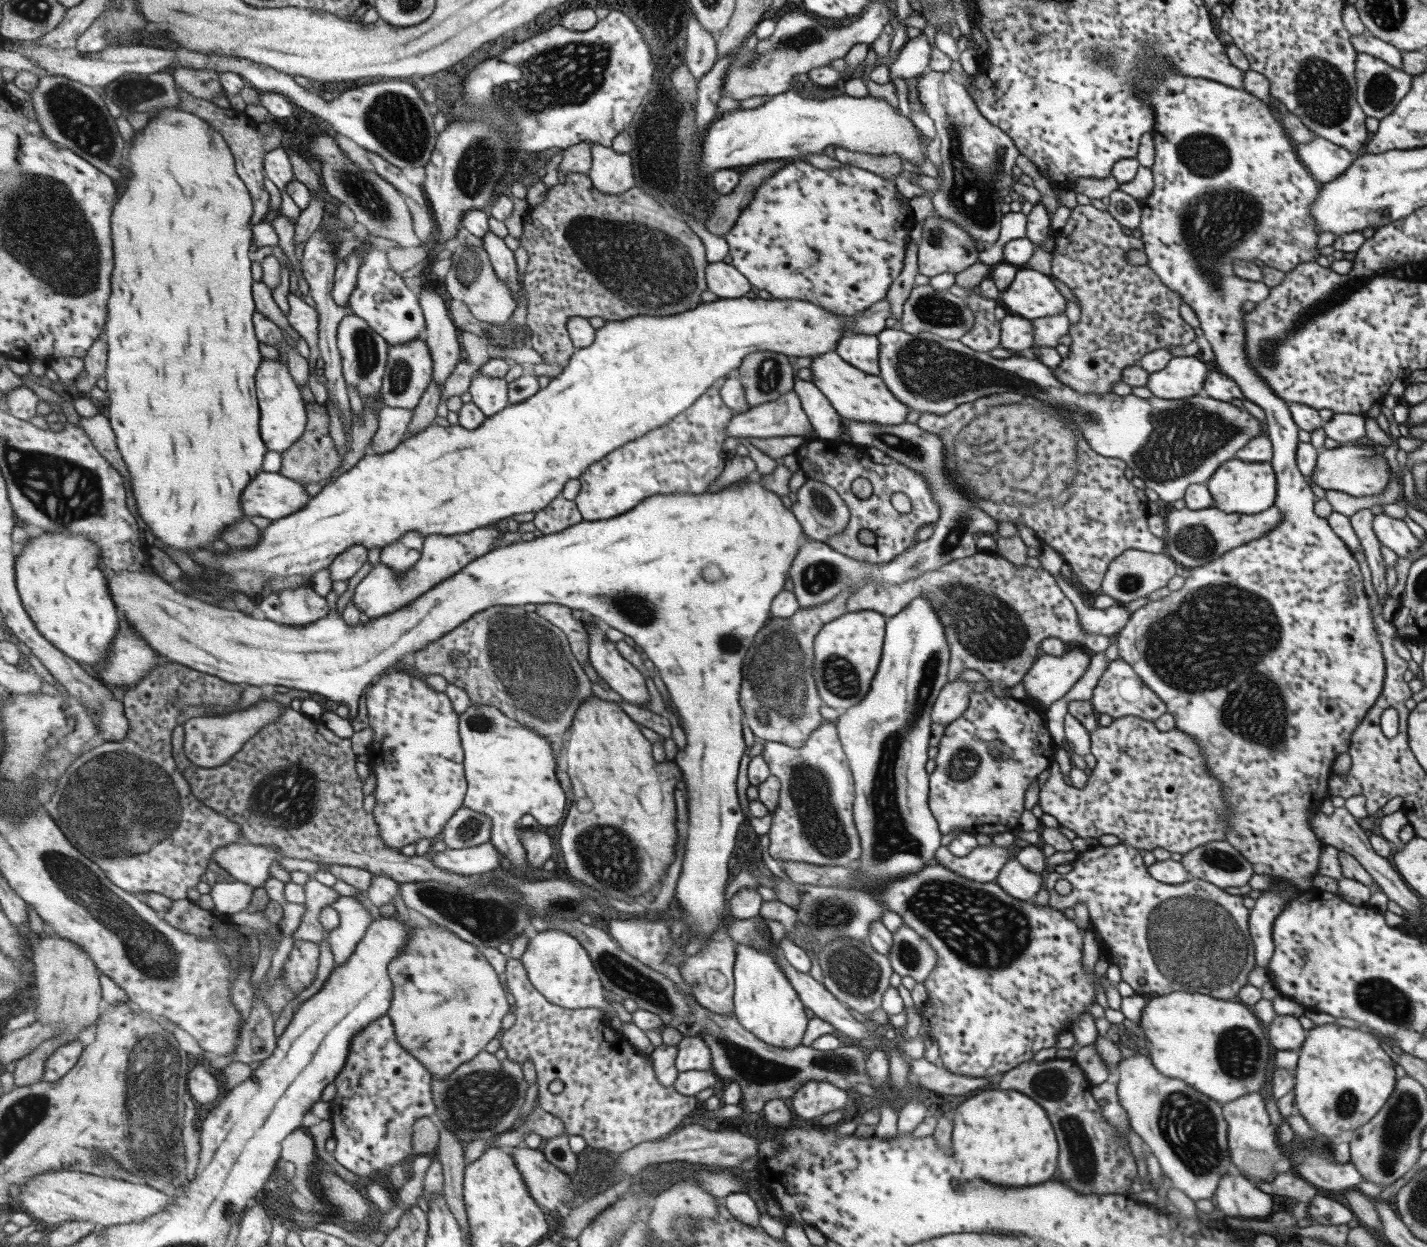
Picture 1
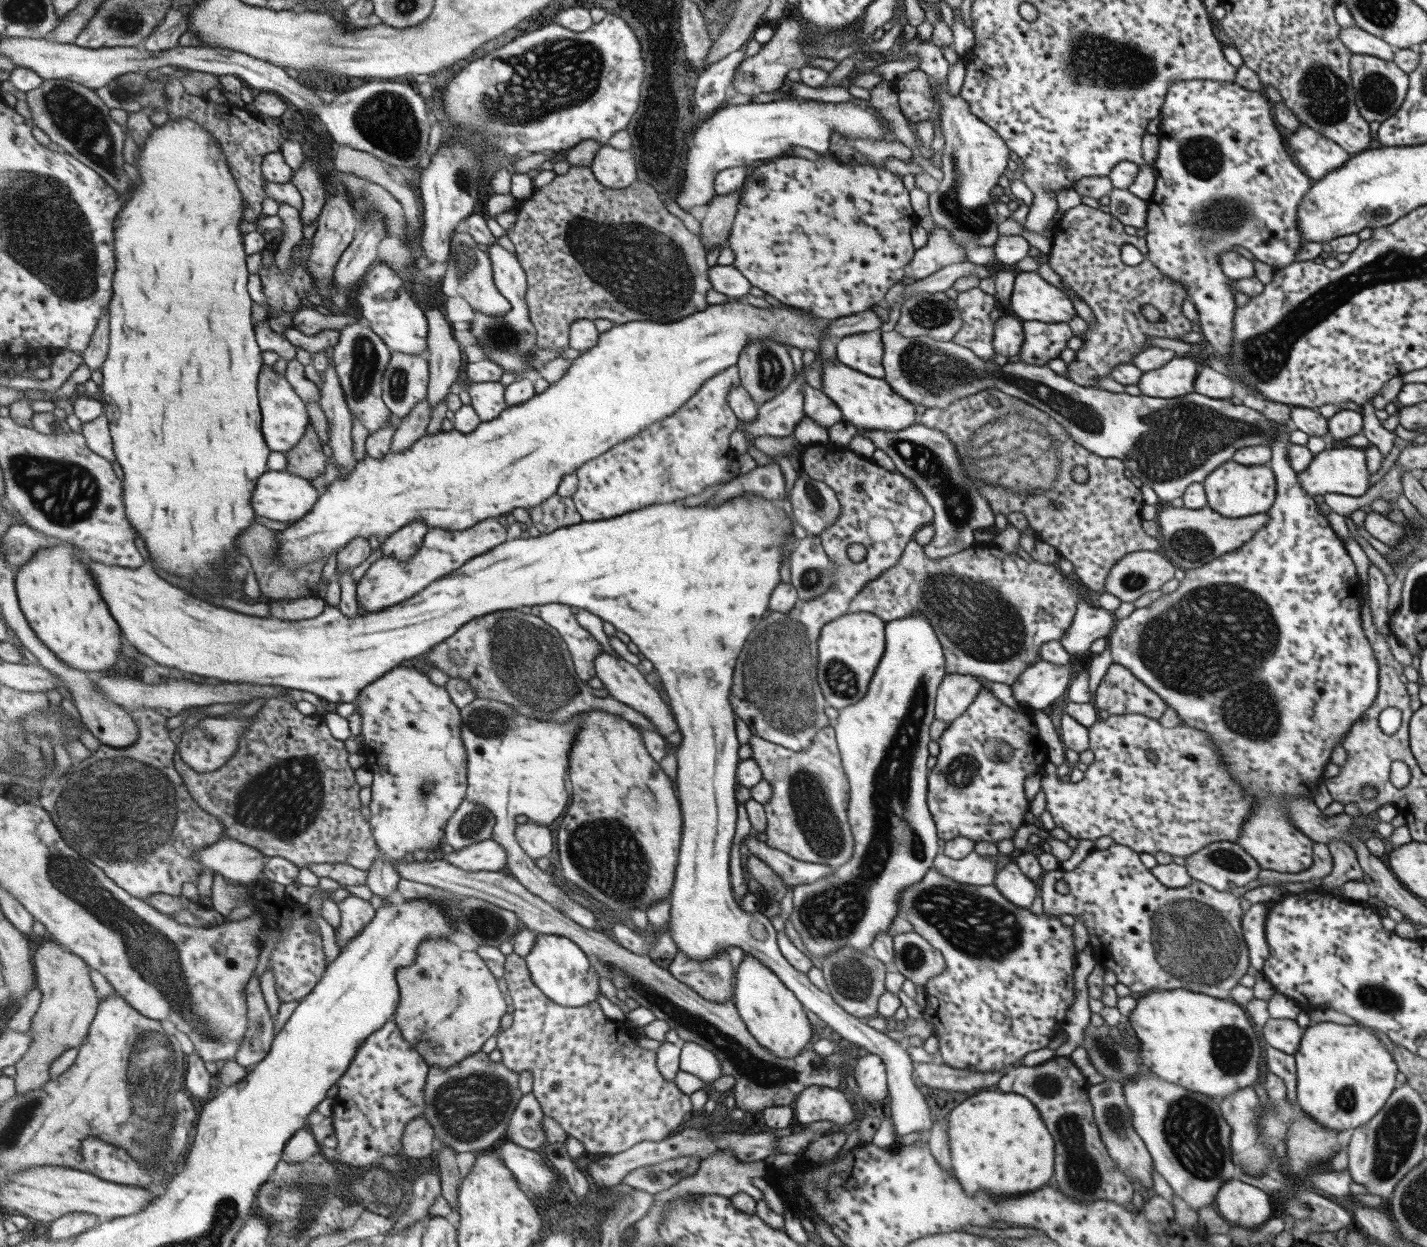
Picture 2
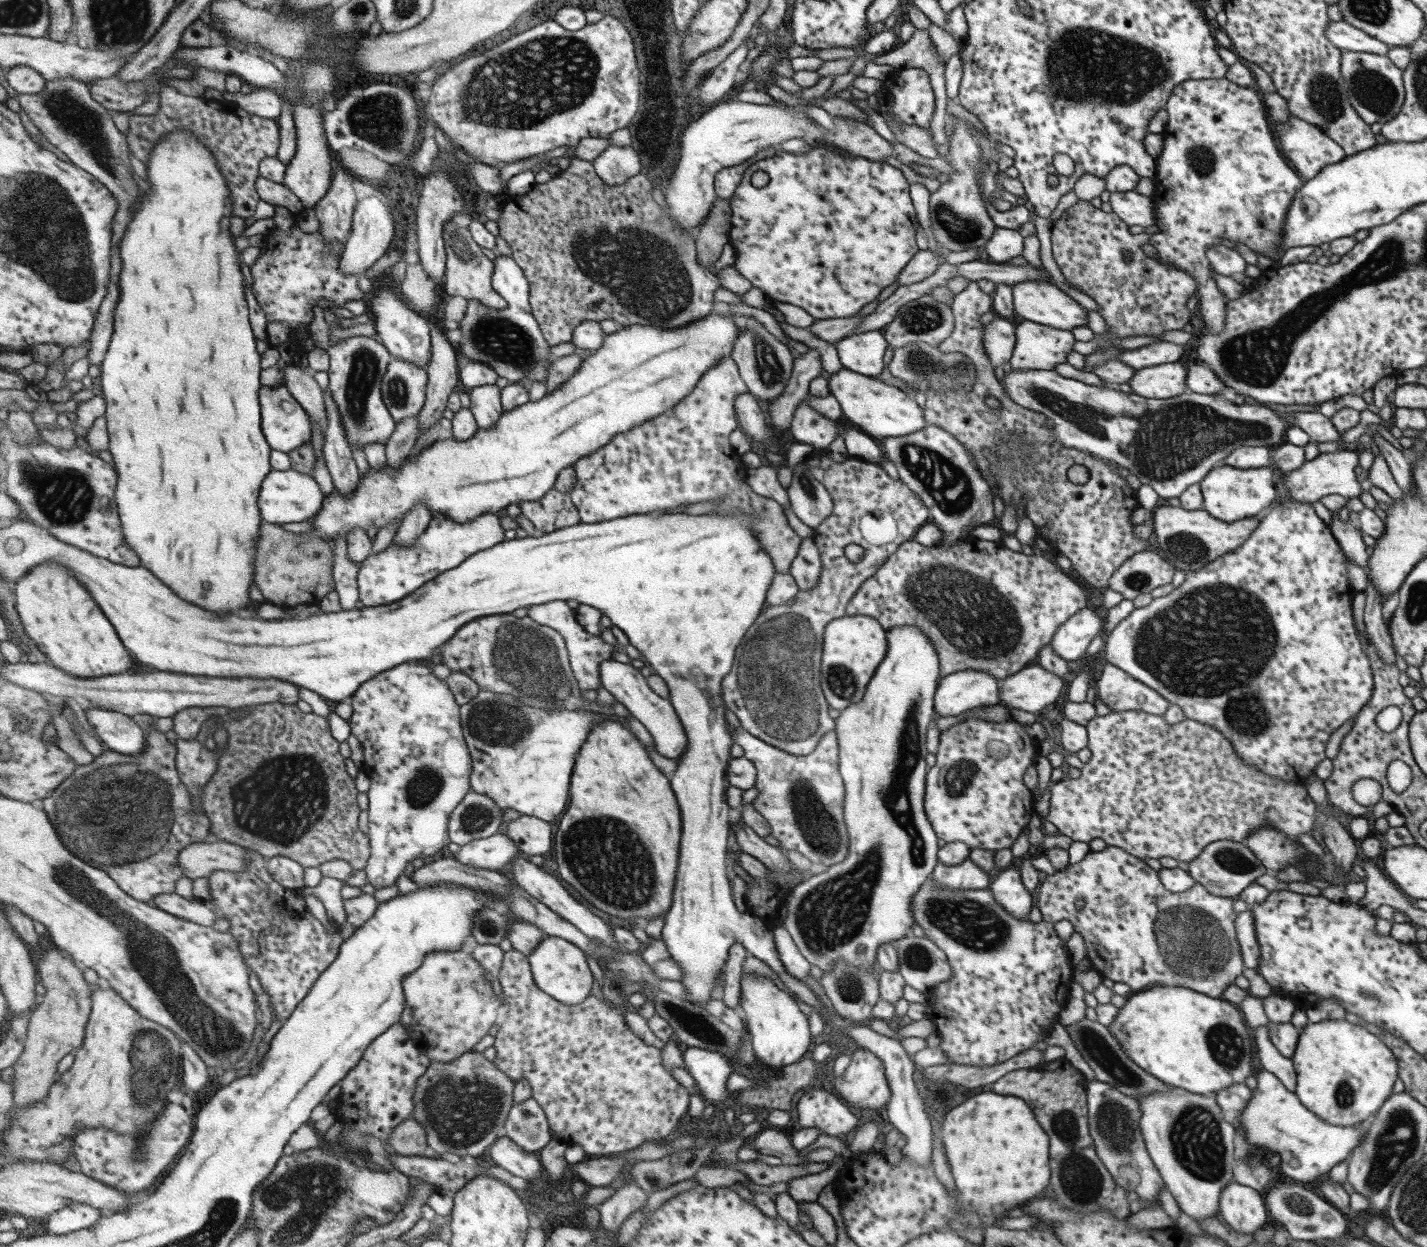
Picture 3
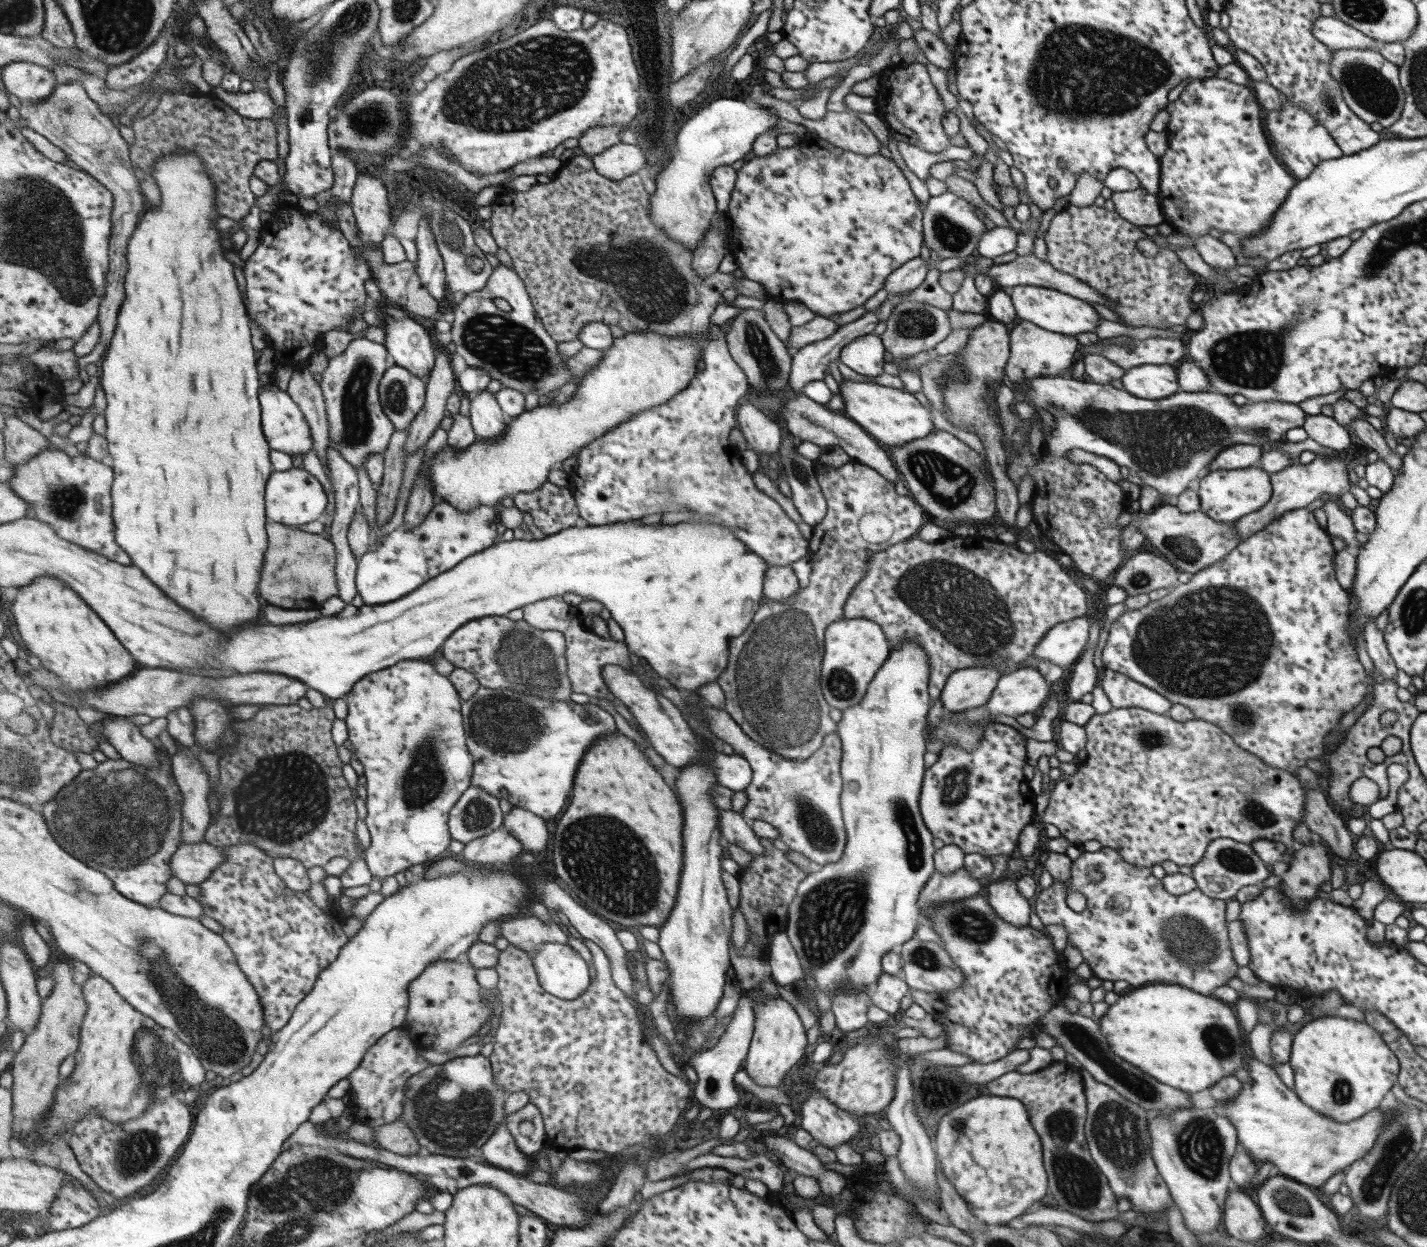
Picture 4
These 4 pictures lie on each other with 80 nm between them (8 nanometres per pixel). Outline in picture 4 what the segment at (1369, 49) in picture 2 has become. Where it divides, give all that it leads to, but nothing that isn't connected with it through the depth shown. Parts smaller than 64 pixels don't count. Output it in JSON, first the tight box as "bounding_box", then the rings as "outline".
{"bounding_box":[1312,15,1375,51],"outline":[[[1320,15],[1312,24],[1312,32],[1315,39],[1331,51],[1342,49],[1373,49],[1375,41],[1358,30],[1351,28],[1345,22],[1335,18]]]}

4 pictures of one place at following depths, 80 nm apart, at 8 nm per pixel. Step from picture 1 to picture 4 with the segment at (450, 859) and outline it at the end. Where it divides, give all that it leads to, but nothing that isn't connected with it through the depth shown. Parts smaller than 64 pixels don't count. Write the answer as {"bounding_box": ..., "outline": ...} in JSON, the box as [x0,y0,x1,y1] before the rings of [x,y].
{"bounding_box":[459,828,523,866],"outline":[[[504,828],[472,840],[464,846],[459,856],[469,864],[490,866],[512,862],[523,849],[522,842]]]}

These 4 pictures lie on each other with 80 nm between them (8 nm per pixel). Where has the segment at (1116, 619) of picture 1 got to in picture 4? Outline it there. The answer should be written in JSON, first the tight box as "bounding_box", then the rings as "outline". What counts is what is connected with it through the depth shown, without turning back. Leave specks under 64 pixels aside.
{"bounding_box":[1029,615,1090,667],"outline":[[[1085,615],[1054,624],[1031,653],[1029,664],[1043,660],[1055,666],[1068,667],[1079,659],[1087,644],[1090,619]]]}

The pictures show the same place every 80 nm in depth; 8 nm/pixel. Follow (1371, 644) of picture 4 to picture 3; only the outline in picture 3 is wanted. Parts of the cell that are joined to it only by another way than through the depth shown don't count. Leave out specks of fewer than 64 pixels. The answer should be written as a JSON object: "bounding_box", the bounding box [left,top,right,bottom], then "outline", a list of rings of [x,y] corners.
{"bounding_box":[1363,584,1395,666],"outline":[[[1367,584],[1363,593],[1366,595],[1363,622],[1373,648],[1375,648],[1375,654],[1385,662],[1385,666],[1395,664],[1388,626],[1383,622],[1383,616],[1381,615],[1382,599],[1379,598],[1373,584]]]}

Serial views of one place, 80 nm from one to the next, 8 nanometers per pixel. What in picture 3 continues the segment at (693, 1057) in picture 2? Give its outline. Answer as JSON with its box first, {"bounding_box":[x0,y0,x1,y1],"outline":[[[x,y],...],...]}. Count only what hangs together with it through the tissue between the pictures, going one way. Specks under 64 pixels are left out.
{"bounding_box":[684,1047,735,1104],"outline":[[[688,1047],[684,1052],[684,1060],[687,1071],[696,1078],[697,1091],[709,1104],[719,1104],[731,1098],[731,1091],[727,1090],[727,1078],[735,1069],[725,1054]]]}

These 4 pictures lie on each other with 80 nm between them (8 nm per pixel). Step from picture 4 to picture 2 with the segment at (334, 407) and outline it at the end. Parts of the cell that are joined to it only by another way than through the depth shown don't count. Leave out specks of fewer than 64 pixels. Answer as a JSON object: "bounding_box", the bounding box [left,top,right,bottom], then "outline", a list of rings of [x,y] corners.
{"bounding_box":[334,321,392,435],"outline":[[[364,321],[340,330],[338,342],[334,346],[336,369],[345,391],[345,398],[351,412],[367,428],[369,435],[391,421],[392,410],[384,401],[384,374],[392,359],[392,353],[381,336]]]}

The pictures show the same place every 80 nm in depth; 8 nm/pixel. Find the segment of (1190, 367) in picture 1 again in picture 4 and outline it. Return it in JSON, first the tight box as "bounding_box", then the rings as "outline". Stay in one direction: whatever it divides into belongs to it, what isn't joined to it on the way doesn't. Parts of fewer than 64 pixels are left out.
{"bounding_box":[1120,363,1180,401],"outline":[[[1167,363],[1134,366],[1125,370],[1120,381],[1125,392],[1155,401],[1180,390],[1178,372]]]}

